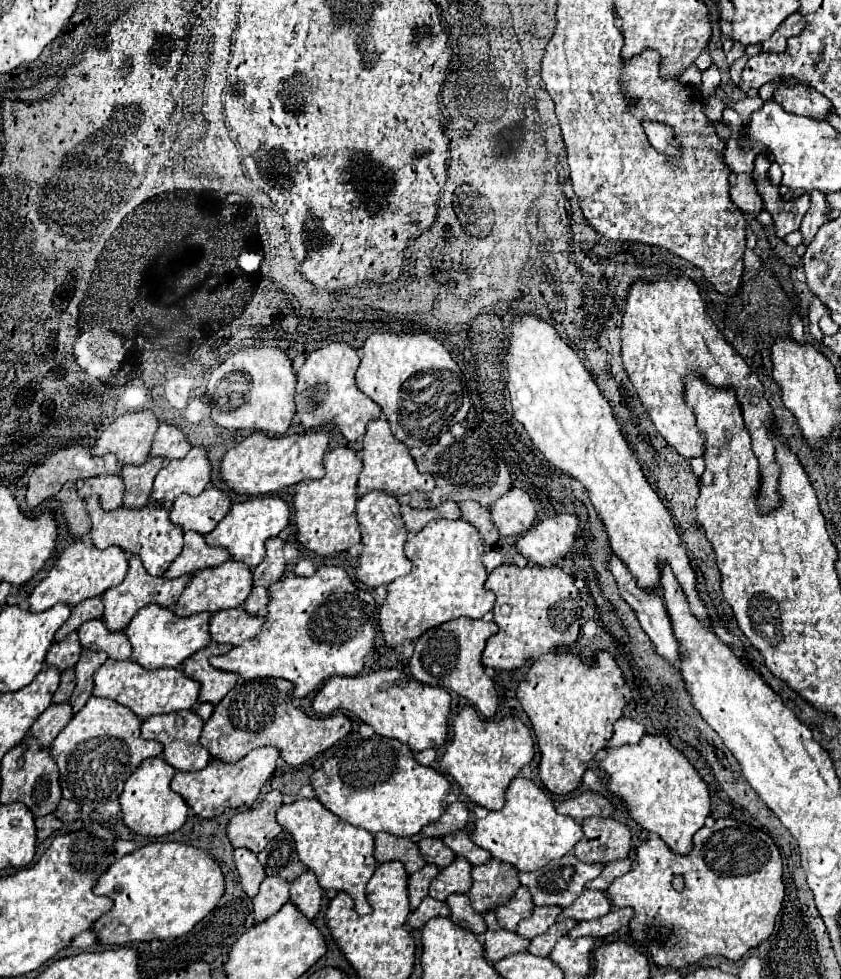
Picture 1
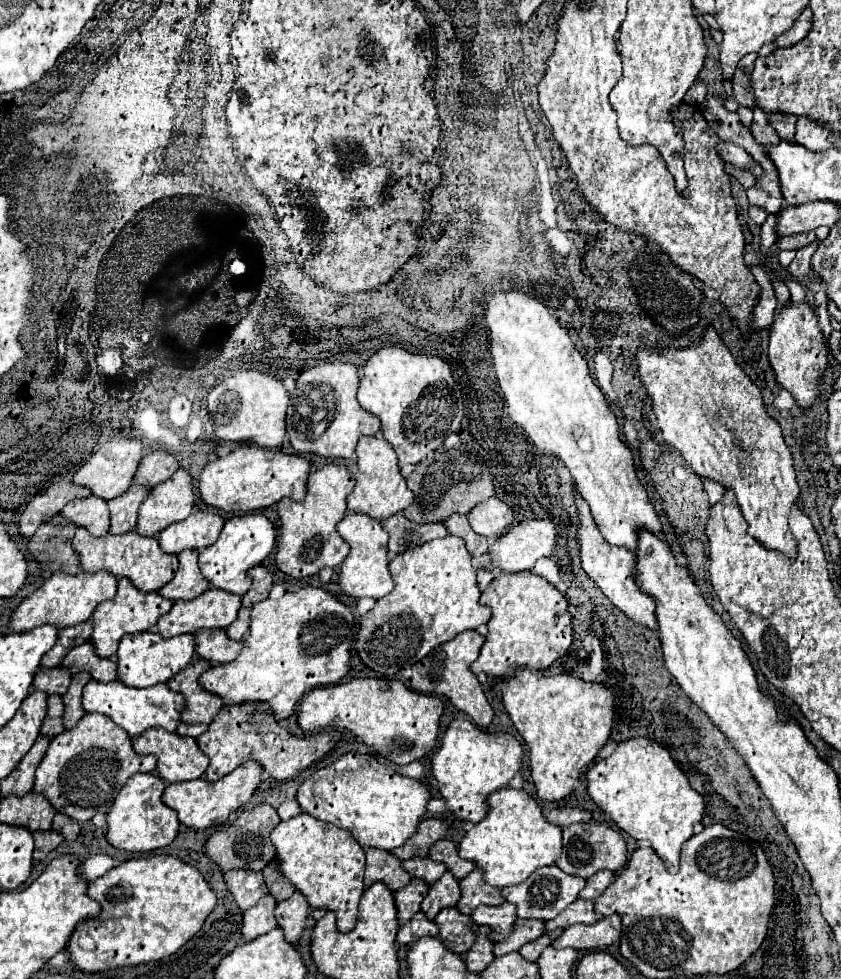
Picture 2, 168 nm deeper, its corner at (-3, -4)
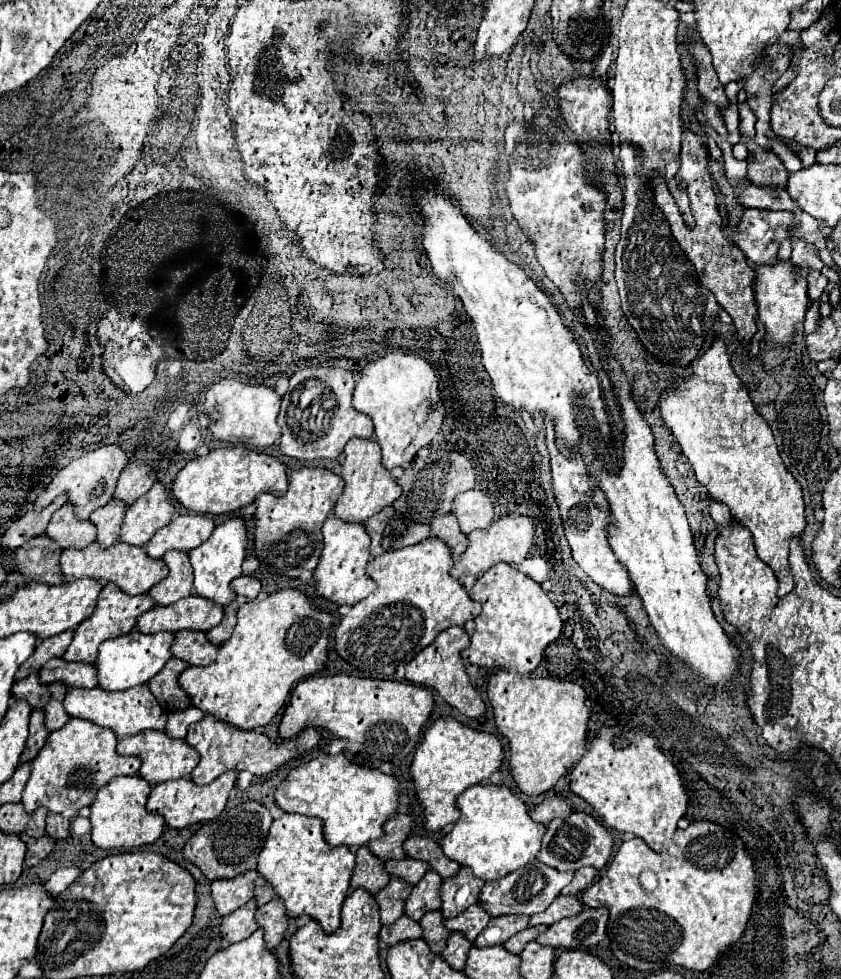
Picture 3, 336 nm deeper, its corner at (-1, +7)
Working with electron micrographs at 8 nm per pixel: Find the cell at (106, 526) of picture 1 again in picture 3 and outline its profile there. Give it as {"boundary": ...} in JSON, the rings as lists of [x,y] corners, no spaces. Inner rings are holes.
{"boundary":[[[94,541],[92,545],[84,549],[64,549],[60,557],[60,567],[66,581],[74,581],[78,577],[92,577],[92,579],[98,579],[100,583],[102,581],[116,583],[122,591],[130,595],[146,593],[152,585],[156,585],[168,575],[168,565],[164,565],[162,559],[152,559],[148,557],[144,547],[124,545],[122,541],[118,541],[116,545],[110,545],[108,549],[102,549],[98,541]]]}

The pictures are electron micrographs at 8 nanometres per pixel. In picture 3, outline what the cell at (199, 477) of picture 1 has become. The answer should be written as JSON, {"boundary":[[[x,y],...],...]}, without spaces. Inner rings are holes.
{"boundary":[[[156,481],[146,495],[142,495],[136,503],[132,503],[132,507],[128,507],[120,531],[120,541],[146,545],[160,527],[172,521],[174,513],[176,509],[170,499],[168,487]]]}

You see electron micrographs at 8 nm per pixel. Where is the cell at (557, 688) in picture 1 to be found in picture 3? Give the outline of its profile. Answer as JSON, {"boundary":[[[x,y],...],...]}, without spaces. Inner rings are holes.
{"boundary":[[[498,671],[488,683],[496,727],[510,741],[510,769],[522,793],[536,797],[550,791],[586,751],[592,701],[582,685],[552,675],[532,677]]]}

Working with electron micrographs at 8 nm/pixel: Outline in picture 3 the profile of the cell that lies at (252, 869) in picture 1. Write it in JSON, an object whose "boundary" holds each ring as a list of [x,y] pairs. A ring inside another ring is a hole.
{"boundary":[[[252,869],[248,873],[240,873],[240,877],[224,879],[224,881],[212,881],[212,899],[216,903],[216,909],[220,915],[228,915],[234,909],[246,905],[254,897],[254,879],[258,877],[258,871]]]}

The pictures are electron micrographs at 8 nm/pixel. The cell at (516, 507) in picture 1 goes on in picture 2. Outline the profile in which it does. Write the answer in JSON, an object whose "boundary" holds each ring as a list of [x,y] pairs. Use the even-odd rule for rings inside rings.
{"boundary":[[[488,498],[486,502],[480,502],[470,510],[468,520],[476,534],[494,538],[500,536],[514,522],[514,514],[510,506],[504,504],[502,500]]]}

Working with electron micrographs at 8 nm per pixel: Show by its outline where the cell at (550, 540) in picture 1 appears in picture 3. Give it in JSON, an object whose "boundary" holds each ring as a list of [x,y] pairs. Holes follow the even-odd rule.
{"boundary":[[[526,515],[502,517],[502,519],[494,521],[490,527],[486,527],[482,531],[474,531],[474,533],[468,535],[470,545],[468,545],[466,553],[462,555],[462,559],[456,561],[456,565],[452,567],[450,573],[458,579],[464,579],[470,573],[480,575],[500,561],[510,563],[510,565],[520,565],[524,561],[524,557],[528,555],[528,551],[534,543],[534,537],[536,537],[536,523],[534,523],[532,517],[526,517]]]}

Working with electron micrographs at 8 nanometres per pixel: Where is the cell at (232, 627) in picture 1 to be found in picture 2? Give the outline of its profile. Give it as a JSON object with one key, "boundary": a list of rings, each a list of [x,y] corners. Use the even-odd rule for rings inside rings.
{"boundary":[[[224,630],[218,632],[196,632],[194,634],[194,652],[198,658],[212,662],[214,666],[232,662],[242,650],[242,642],[234,642],[226,636]]]}

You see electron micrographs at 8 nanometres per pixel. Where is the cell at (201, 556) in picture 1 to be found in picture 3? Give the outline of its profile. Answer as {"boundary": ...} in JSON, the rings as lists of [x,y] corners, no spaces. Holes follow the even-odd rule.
{"boundary":[[[168,551],[162,559],[168,563],[170,573],[166,579],[156,583],[148,595],[156,599],[158,605],[170,605],[192,593],[192,565],[184,551]]]}

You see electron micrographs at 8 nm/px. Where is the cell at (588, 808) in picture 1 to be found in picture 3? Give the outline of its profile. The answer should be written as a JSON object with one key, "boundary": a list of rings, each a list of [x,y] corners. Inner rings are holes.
{"boundary":[[[554,797],[554,799],[544,799],[540,805],[536,805],[536,809],[532,809],[532,819],[538,821],[538,823],[548,823],[556,817],[570,817],[572,815],[572,807],[560,799],[560,797]]]}

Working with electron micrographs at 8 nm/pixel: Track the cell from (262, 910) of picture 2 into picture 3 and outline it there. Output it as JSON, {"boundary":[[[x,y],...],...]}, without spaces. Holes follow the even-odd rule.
{"boundary":[[[256,899],[248,901],[248,905],[242,905],[240,909],[236,909],[232,915],[226,915],[222,919],[222,935],[226,941],[236,943],[240,939],[250,937],[260,925],[256,925]]]}

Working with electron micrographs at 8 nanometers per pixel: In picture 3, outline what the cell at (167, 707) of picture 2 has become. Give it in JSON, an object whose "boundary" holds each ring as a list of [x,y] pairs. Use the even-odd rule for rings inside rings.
{"boundary":[[[138,685],[132,689],[124,691],[106,691],[106,689],[68,689],[66,699],[64,699],[64,709],[68,711],[70,717],[82,717],[90,719],[100,727],[110,727],[118,739],[130,737],[140,733],[142,729],[158,729],[164,731],[168,723],[168,715],[164,709],[160,709],[156,697],[152,697],[152,691],[148,685]]]}

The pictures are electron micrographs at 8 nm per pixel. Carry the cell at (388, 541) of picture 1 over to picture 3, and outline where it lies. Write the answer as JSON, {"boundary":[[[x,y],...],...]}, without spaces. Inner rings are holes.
{"boundary":[[[328,517],[324,521],[322,535],[324,535],[324,549],[316,567],[318,593],[338,605],[358,603],[366,599],[376,589],[376,581],[372,581],[372,577],[368,577],[366,571],[366,565],[370,561],[370,537],[364,523],[348,523],[340,521],[338,517]]]}

